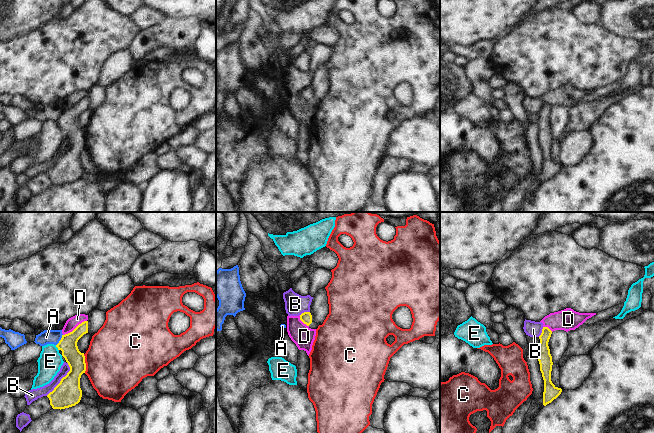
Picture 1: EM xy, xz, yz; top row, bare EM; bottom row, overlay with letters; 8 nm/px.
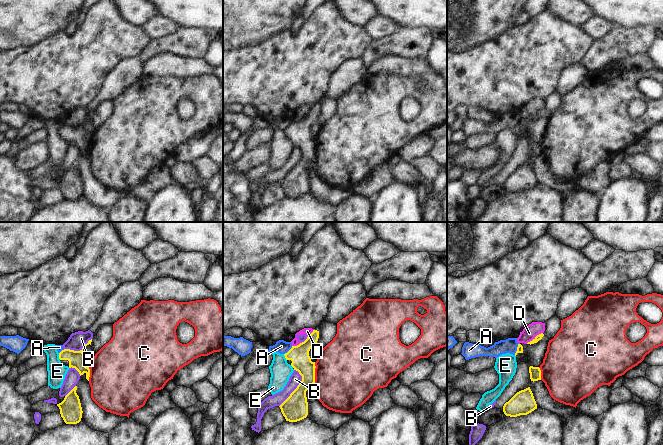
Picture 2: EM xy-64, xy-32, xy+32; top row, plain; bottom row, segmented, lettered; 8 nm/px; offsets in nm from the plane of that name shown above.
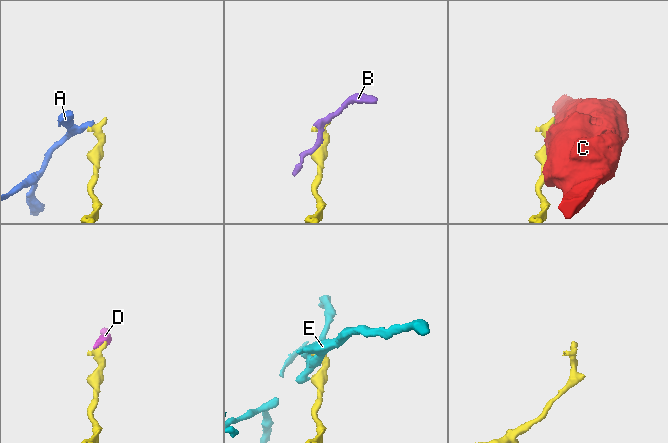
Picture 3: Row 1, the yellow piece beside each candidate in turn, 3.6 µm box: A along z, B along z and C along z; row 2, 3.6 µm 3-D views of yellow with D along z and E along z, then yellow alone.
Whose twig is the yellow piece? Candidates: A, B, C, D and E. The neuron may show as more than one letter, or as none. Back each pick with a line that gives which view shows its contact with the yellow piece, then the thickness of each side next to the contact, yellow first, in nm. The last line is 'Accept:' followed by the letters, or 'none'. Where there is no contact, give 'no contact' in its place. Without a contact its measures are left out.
Accept: none

